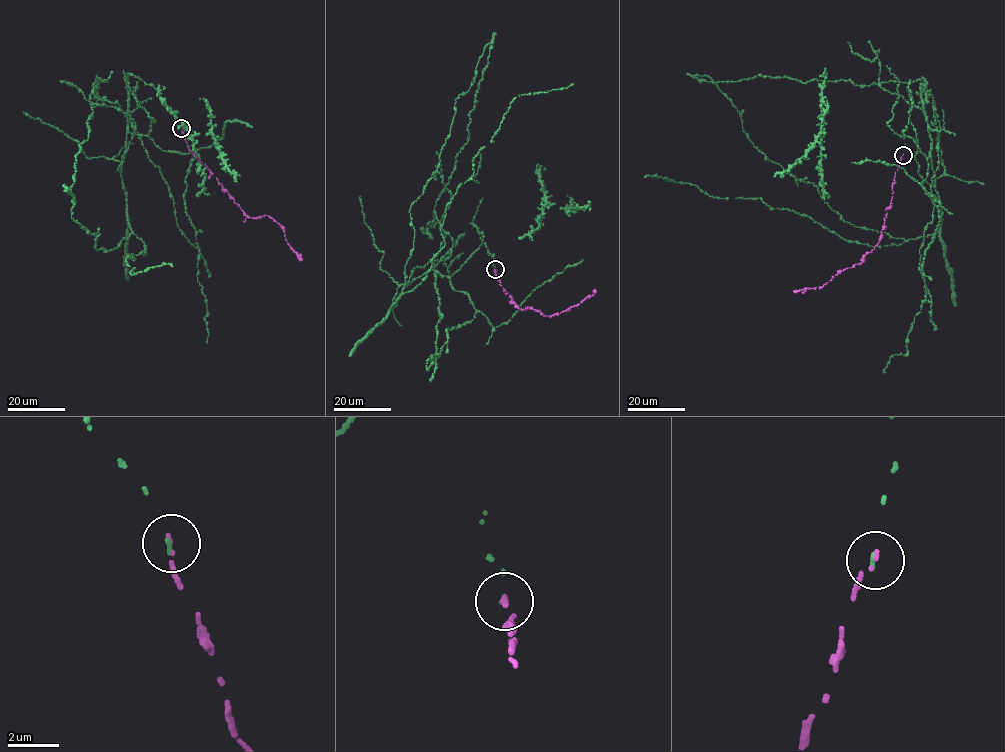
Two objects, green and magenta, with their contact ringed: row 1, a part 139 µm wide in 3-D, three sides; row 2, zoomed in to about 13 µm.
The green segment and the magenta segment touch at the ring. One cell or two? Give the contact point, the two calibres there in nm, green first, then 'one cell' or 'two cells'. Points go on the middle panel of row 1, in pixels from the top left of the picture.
place (495, 269); calibres 140 and 140 nm; one cell

